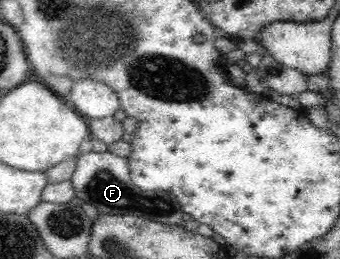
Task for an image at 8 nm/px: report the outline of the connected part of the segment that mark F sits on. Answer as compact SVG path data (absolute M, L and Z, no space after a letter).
M86 152L75 158L74 170L69 178L73 186L74 196L83 204L96 208L99 215L129 215L164 225L182 226L184 215L175 196L162 190L142 190L131 181L126 158L111 152Z

